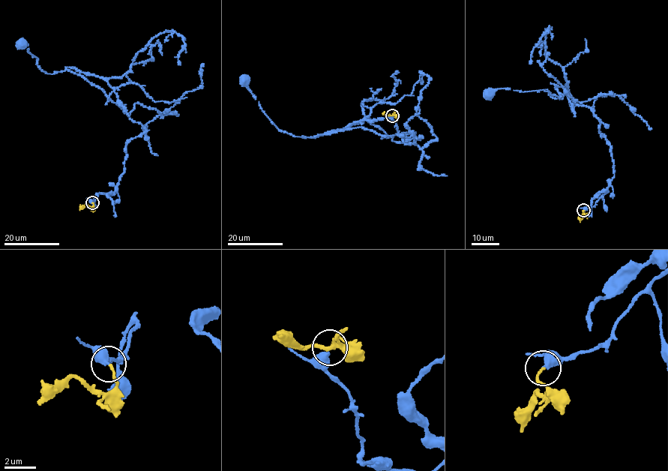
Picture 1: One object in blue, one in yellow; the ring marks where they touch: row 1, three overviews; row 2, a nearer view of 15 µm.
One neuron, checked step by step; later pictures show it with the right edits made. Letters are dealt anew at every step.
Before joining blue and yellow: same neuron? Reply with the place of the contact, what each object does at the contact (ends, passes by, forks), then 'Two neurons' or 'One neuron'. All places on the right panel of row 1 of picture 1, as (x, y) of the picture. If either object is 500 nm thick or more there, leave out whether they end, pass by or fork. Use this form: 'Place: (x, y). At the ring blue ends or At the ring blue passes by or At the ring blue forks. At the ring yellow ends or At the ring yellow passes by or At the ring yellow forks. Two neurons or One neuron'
Place: (583, 210). At the ring blue ends. At the ring yellow ends. Two neurons

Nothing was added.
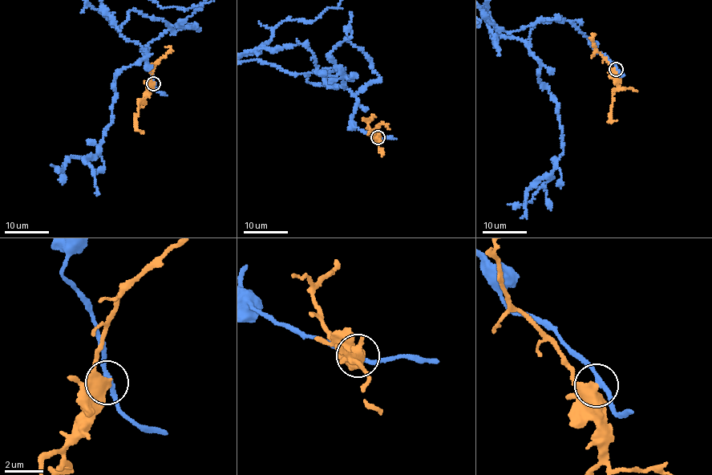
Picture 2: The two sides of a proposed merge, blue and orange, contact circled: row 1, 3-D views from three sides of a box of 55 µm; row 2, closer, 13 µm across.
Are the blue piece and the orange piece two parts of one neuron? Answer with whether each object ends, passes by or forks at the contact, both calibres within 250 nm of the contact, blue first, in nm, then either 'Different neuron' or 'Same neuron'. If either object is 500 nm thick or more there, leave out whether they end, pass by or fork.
Thickness 240 nm (blue) against 600 nm. Different neuron

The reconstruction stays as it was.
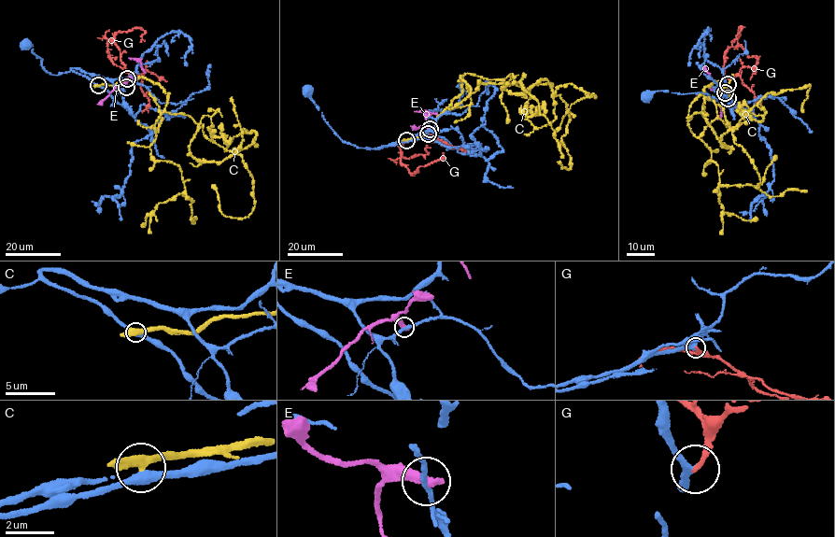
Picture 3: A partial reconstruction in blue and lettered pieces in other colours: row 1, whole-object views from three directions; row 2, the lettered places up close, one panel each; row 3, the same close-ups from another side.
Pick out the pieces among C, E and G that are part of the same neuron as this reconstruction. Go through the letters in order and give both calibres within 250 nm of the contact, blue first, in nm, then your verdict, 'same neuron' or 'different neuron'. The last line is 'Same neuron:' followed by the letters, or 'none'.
C: 400/440 nm | different neuron
E: 200/420 nm | different neuron
G: 260/240 nm | same neuron
Same neuron: G

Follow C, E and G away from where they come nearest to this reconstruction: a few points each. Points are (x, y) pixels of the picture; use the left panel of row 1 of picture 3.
C: (97, 85), (158, 84), (165, 110), (197, 123), (191, 154), (243, 159), (252, 211), (222, 213), (212, 184)
E: (126, 86), (124, 83), (128, 80), (144, 73), (139, 62), (129, 58)
G: (127, 79), (129, 73), (120, 61), (120, 50), (113, 38), (108, 40), (110, 60), (135, 74), (135, 83)

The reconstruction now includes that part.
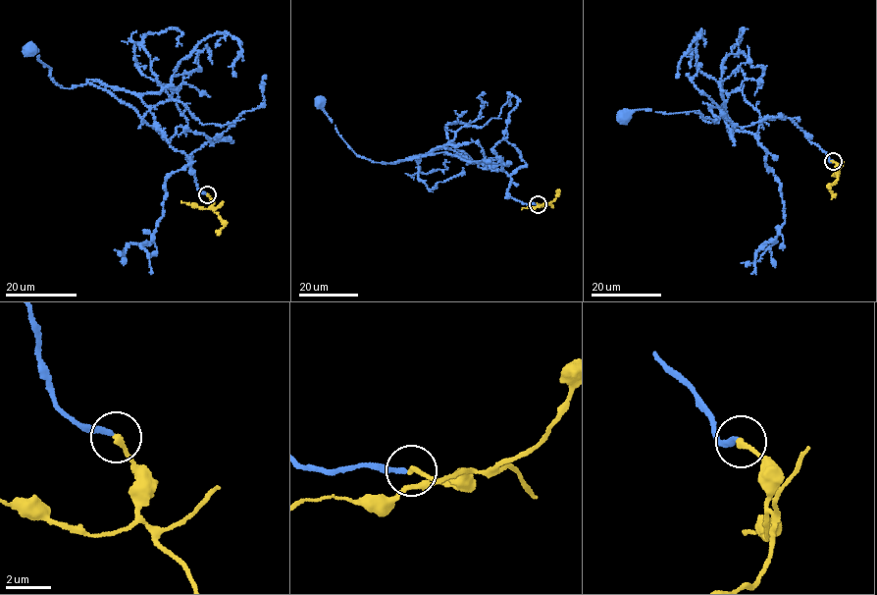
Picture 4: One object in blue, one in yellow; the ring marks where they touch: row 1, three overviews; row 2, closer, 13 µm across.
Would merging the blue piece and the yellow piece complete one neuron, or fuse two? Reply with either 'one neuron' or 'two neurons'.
one neuron

